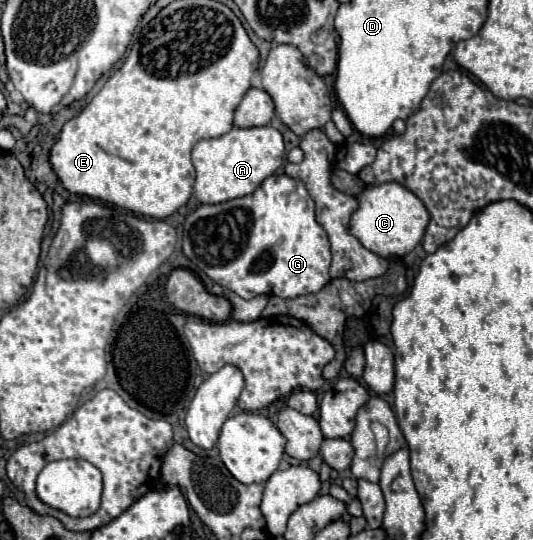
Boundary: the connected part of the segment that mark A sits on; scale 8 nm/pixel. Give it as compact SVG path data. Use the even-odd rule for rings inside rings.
M235 126L219 138L199 140L193 148L193 166L197 170L195 198L201 204L221 204L233 198L247 196L283 164L283 156L285 156L283 136L273 126L261 128Z

